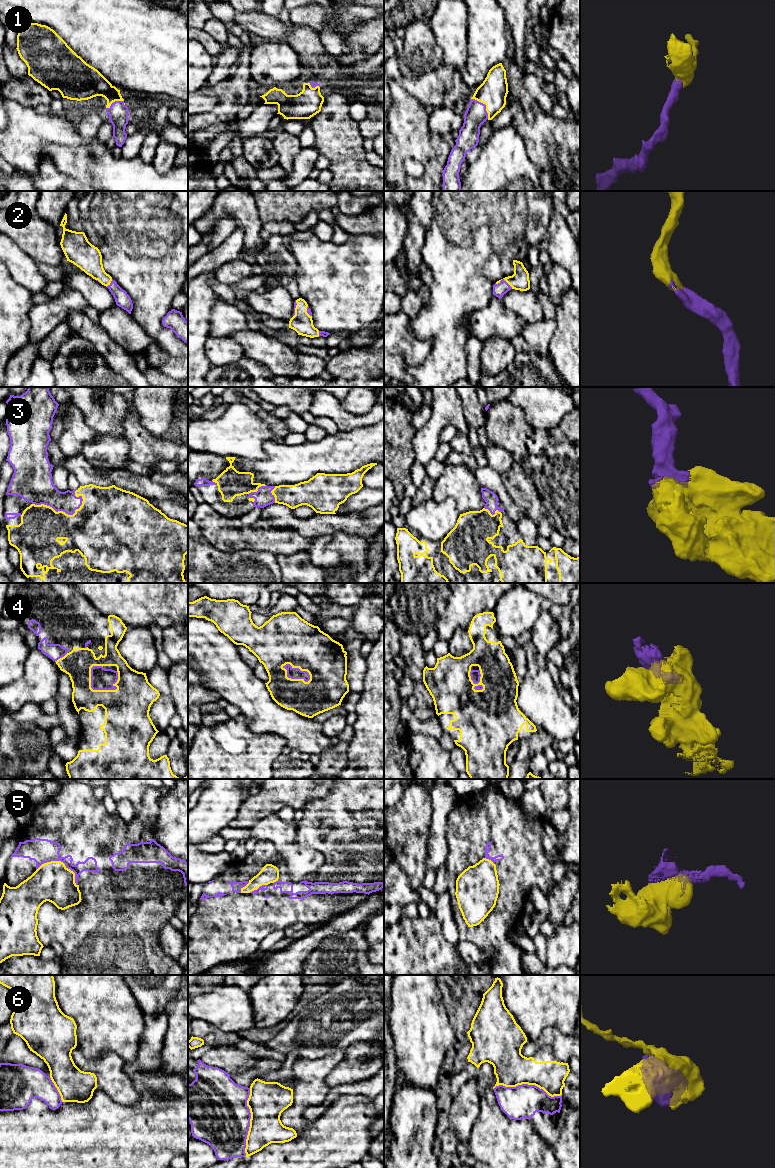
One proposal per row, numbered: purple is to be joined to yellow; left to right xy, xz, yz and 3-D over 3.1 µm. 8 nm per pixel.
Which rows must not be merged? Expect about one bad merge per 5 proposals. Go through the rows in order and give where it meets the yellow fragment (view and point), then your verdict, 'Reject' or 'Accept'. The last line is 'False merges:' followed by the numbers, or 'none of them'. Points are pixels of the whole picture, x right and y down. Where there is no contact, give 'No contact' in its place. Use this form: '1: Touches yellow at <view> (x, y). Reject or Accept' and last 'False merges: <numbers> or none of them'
1: Touches yellow at yz (485, 104). Accept
2: Touches yellow at yz (504, 279). Accept
3: Touches yellow at xy (60, 511). Accept
4: Touches yellow at xy (91, 688). Accept
5: Touches yellow at xy (60, 861). Reject
6: Touches yellow at xz (250, 1122). Reject
False merges: 5, 6

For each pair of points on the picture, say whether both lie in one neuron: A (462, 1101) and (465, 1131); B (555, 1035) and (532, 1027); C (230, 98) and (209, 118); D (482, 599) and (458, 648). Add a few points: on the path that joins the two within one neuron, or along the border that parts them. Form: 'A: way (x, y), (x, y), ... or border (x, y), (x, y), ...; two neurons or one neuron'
A: way (463, 1108), (463, 1124); one neuron
B: border (565, 1034), (546, 1027), (537, 1040), (527, 1041); two neurons
C: way (226, 103), (214, 115); one neuron
D: border (465, 628), (456, 628), (448, 641); two neurons

